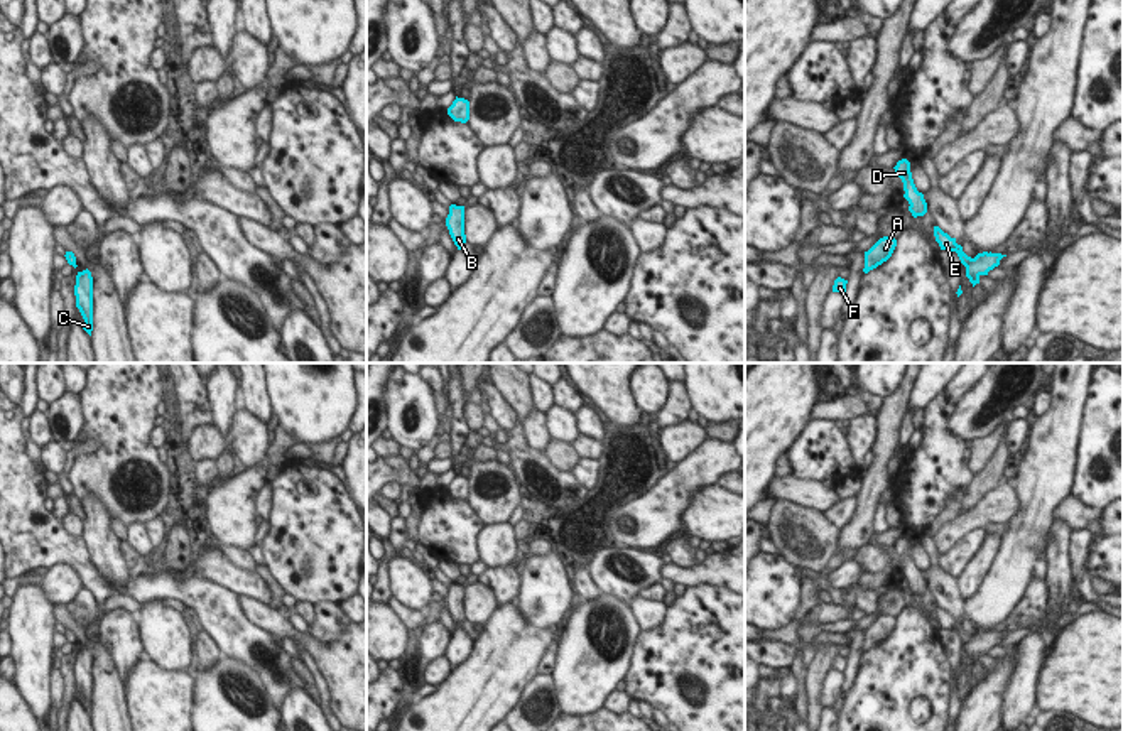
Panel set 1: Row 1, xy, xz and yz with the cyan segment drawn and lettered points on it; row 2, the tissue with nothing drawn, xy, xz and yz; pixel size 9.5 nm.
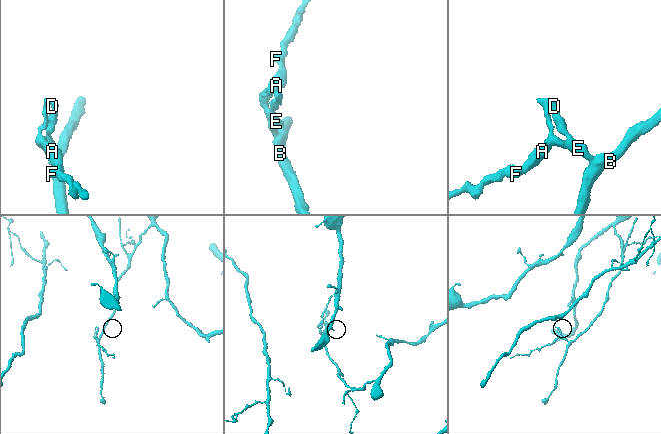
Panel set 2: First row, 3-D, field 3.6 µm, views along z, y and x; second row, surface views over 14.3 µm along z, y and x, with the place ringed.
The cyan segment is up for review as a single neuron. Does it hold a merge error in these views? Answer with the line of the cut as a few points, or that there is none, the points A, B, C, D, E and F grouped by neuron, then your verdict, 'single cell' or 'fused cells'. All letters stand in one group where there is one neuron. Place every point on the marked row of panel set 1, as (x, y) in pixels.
cut in yz along (971, 259), (965, 265); A D E F / B C; fused cells

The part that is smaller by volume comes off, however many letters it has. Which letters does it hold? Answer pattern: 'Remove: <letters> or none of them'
Remove: A, D, E, F.

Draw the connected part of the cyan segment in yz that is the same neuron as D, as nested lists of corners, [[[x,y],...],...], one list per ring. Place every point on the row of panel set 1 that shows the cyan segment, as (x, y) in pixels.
[[[902,159],[897,162],[893,167],[897,176],[903,182],[903,198],[909,201],[909,211],[912,213],[914,218],[924,216],[927,213],[927,203],[924,199],[924,194],[917,191],[912,172],[910,172],[910,162],[907,159]]]

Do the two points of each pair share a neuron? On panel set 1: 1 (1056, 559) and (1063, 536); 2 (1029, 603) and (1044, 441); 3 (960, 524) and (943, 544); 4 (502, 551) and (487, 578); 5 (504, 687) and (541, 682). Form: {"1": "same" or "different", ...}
{"1": "same", "2": "different", "3": "same", "4": "different", "5": "different"}

